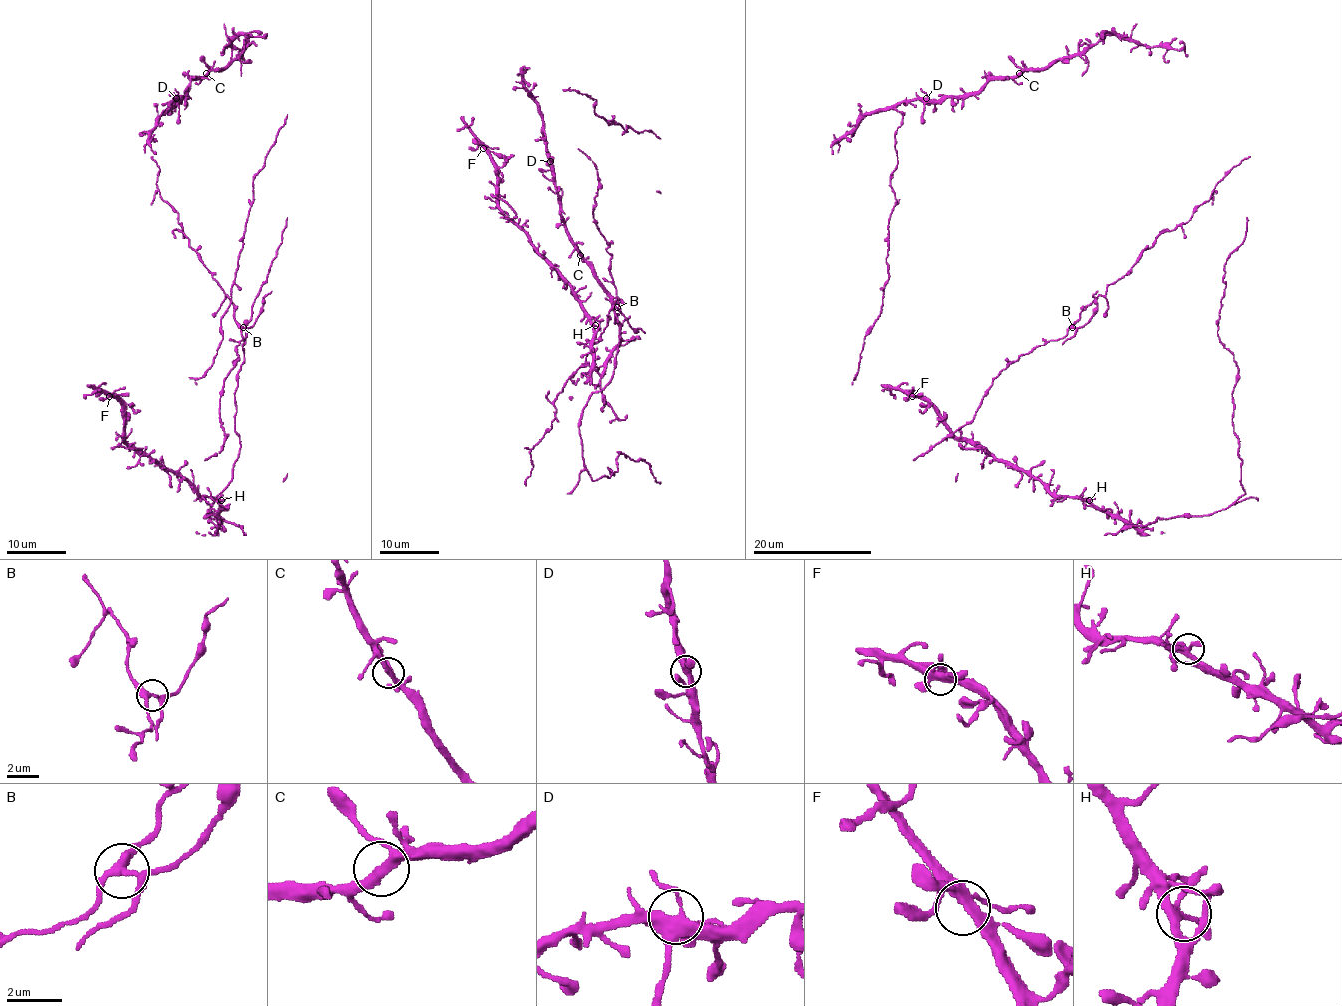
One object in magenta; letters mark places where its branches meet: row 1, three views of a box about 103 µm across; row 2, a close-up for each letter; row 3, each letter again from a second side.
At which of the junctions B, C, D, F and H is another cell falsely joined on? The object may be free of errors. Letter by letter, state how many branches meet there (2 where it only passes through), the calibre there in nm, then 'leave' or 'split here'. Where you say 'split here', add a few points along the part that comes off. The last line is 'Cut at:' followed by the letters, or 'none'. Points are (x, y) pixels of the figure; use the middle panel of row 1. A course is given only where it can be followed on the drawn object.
B: 4 | 280 nm | split here | (617, 307), (636, 332), (639, 329), (645, 332)
C: 3 | 280 nm | leave
D: 4 | 440 nm | leave
F: 4 | 360 nm | leave
H: 4 | 280 nm | leave
Cut at: B

